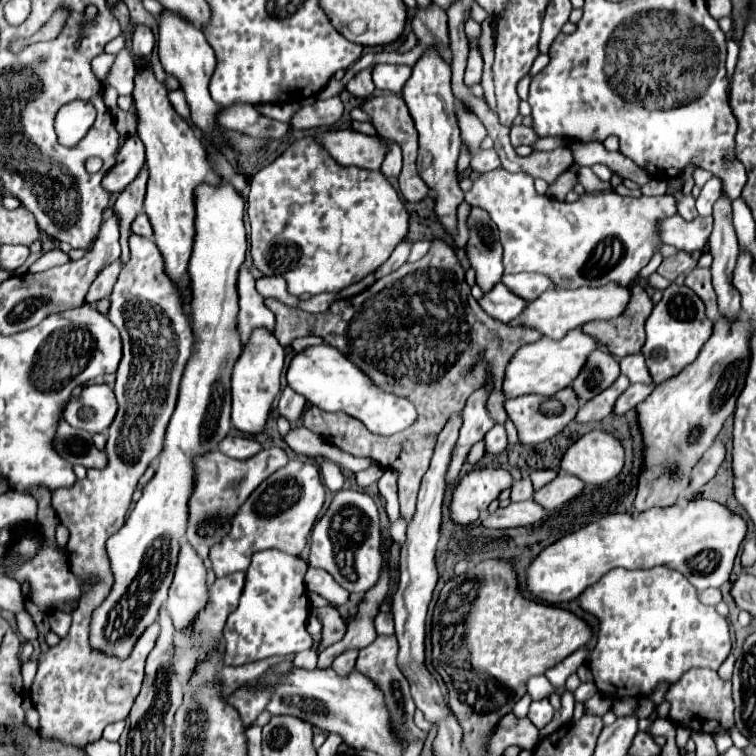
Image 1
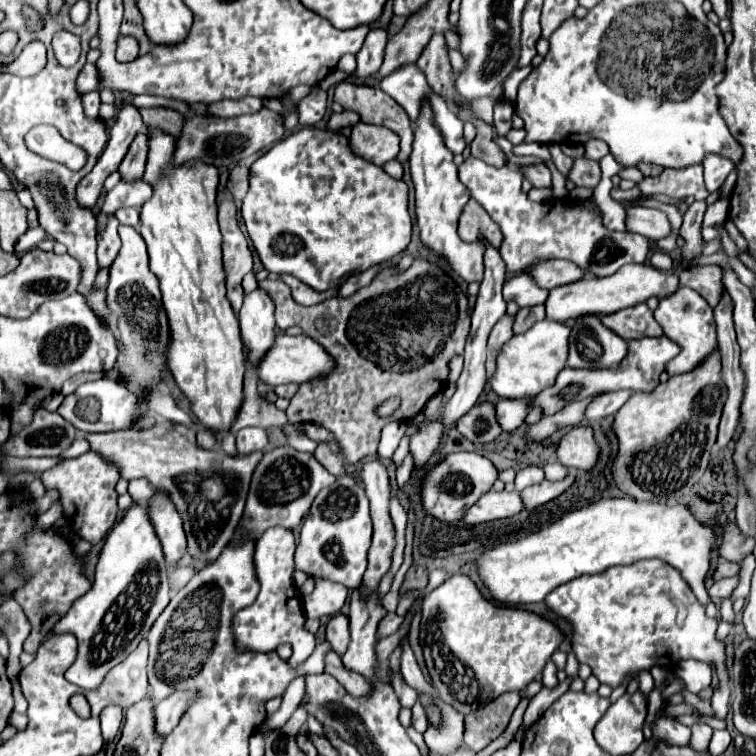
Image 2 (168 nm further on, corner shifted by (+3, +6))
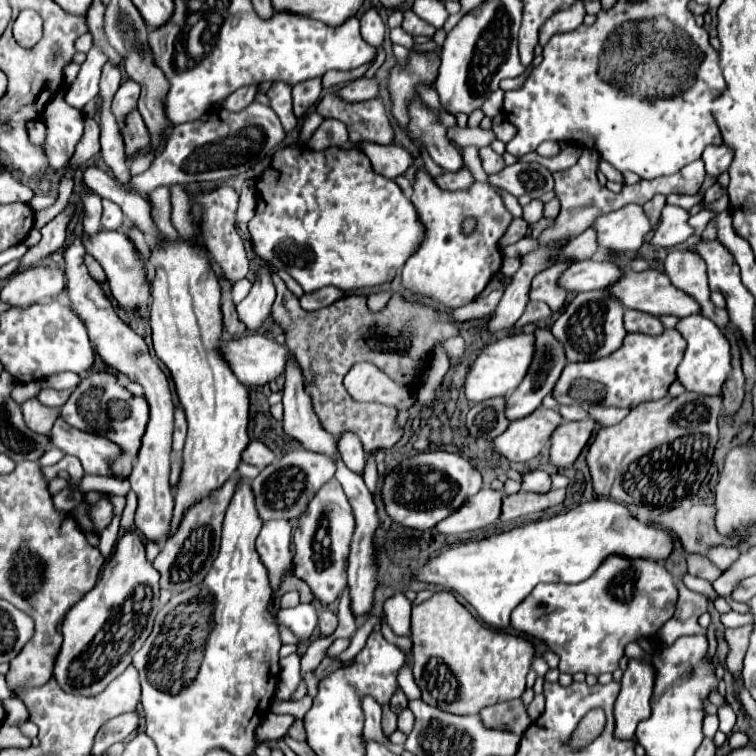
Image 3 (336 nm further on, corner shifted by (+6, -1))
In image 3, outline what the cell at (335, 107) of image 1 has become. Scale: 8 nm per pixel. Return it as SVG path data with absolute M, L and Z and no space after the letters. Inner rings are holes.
M311 78L293 86L293 110L299 120L307 114L311 106L315 106L319 94L321 94L321 78Z

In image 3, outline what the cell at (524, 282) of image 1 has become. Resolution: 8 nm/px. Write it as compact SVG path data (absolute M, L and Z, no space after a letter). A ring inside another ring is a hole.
M587 258L581 262L575 262L565 274L561 276L561 286L569 292L585 292L585 290L599 290L615 284L625 270L621 266L615 266L613 262Z

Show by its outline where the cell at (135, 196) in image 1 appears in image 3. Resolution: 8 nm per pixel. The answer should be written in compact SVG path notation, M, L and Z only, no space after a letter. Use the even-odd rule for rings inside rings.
M131 110L129 116L125 118L125 130L123 130L123 140L125 140L125 150L127 156L133 158L133 154L143 148L149 146L149 132L147 126L141 118L141 114L137 110Z

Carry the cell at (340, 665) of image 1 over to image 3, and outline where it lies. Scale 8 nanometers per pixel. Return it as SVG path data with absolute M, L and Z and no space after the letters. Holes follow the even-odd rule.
M313 598L309 604L317 610L317 624L319 624L321 634L323 634L323 636L329 636L329 634L337 628L337 616L329 610L327 604L319 602L317 598Z

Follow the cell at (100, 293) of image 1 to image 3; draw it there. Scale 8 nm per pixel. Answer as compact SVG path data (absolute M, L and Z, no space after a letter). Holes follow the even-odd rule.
M81 192L83 204L83 226L85 230L101 230L101 196L93 192Z

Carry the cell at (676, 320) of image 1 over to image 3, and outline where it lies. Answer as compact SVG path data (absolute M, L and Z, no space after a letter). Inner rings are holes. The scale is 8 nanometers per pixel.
M701 314L683 318L677 324L677 330L687 340L685 356L677 368L679 382L689 392L697 392L697 394L705 394L705 396L721 396L723 384L725 384L729 372L733 370L733 366L731 366L731 344L727 340L727 336L721 332L721 328L717 328L713 322L709 322Z

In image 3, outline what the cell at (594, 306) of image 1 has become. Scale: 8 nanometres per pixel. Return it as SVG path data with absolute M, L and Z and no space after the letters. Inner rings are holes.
M649 268L645 272L629 272L629 274L625 274L617 284L613 284L609 288L609 292L615 298L619 298L627 308L641 310L641 312L647 312L647 314L653 314L653 316L673 314L677 318L685 318L685 316L691 316L691 314L701 314L701 306L699 306L699 302L695 298L691 298L689 294L675 288L663 272L653 270L653 268Z

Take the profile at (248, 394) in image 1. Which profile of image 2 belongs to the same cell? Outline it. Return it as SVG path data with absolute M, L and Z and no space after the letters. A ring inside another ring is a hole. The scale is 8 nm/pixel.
M252 291L244 297L244 305L238 313L242 343L248 349L248 363L258 365L266 353L274 347L276 325L274 325L274 303L266 291Z

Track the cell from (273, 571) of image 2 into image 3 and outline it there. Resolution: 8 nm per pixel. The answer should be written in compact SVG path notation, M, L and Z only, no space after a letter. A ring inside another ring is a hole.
M269 520L263 522L263 528L257 538L257 554L261 556L261 562L269 570L271 588L275 590L279 582L283 580L283 574L287 568L291 568L291 524L287 520Z

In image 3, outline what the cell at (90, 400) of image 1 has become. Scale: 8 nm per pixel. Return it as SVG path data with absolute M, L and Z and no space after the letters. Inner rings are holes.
M111 372L83 374L77 388L71 392L69 400L63 404L61 416L79 430L101 434L107 440L115 442L121 448L121 456L113 462L113 468L115 468L113 474L117 478L127 478L131 474L137 452L141 448L145 426L149 420L149 404L145 396L133 396L123 384L119 384L117 376Z

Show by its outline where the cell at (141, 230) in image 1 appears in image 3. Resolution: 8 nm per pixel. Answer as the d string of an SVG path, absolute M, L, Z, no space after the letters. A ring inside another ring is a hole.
M103 200L103 216L101 216L101 226L105 230L121 230L125 222L125 216L121 212L121 208L111 202L111 200Z

